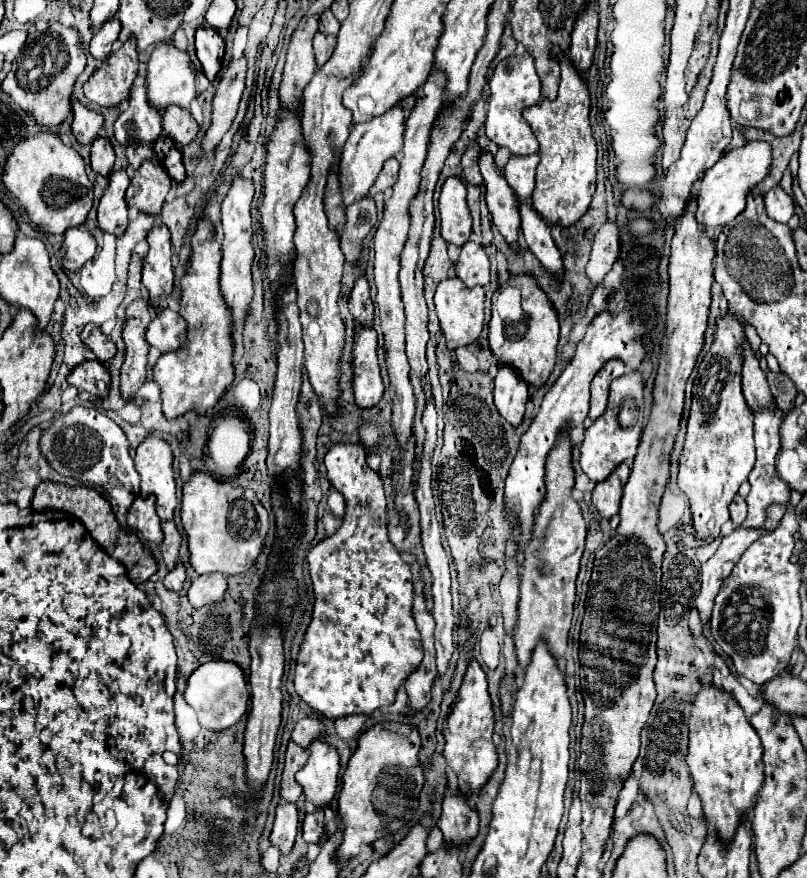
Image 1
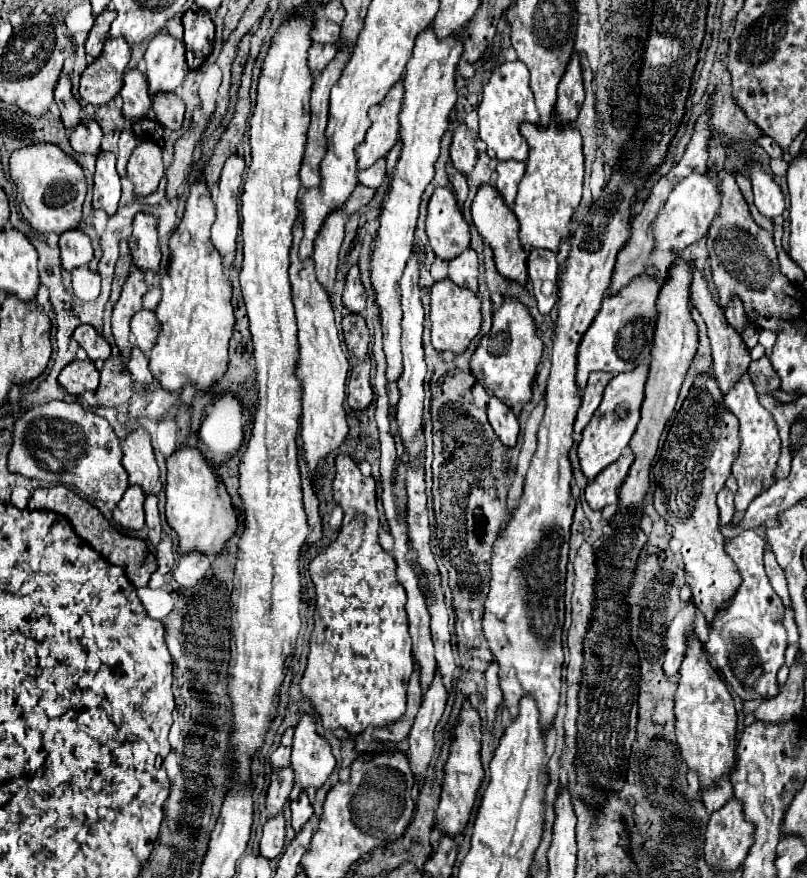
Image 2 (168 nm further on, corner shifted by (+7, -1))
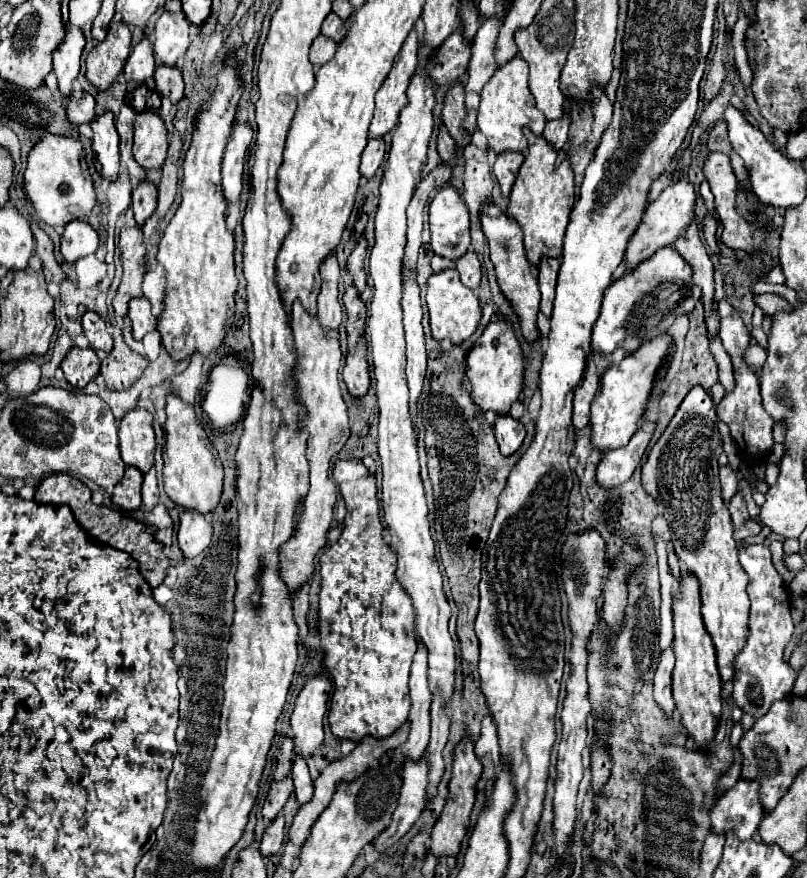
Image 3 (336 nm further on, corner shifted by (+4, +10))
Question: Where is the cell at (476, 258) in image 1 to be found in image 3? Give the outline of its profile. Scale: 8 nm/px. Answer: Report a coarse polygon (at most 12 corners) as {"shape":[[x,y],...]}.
{"shape":[[472,249],[456,261],[462,283],[476,291],[480,261]]}

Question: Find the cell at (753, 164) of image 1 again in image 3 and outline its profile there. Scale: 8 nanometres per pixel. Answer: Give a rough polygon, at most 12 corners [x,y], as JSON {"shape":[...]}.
{"shape":[[674,181],[646,213],[626,247],[636,269],[672,245],[696,219],[696,193]]}

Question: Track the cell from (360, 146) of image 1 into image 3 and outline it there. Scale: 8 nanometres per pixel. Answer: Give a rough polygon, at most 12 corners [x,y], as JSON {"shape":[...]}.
{"shape":[[416,29],[376,93],[370,137],[384,137],[406,107],[418,67]]}

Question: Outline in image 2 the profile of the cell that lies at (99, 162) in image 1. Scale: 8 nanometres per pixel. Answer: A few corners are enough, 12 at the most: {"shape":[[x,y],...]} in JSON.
{"shape":[[81,122],[71,132],[71,148],[79,154],[101,152],[97,122]]}

